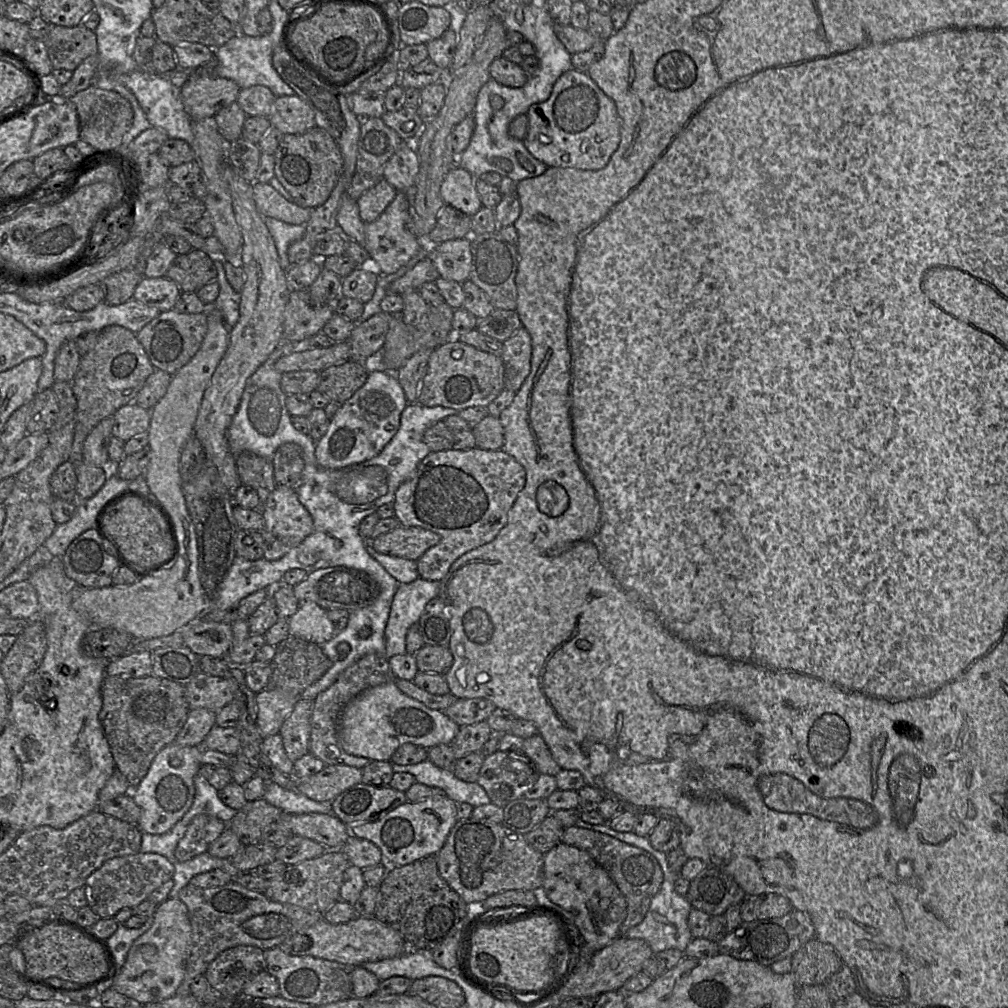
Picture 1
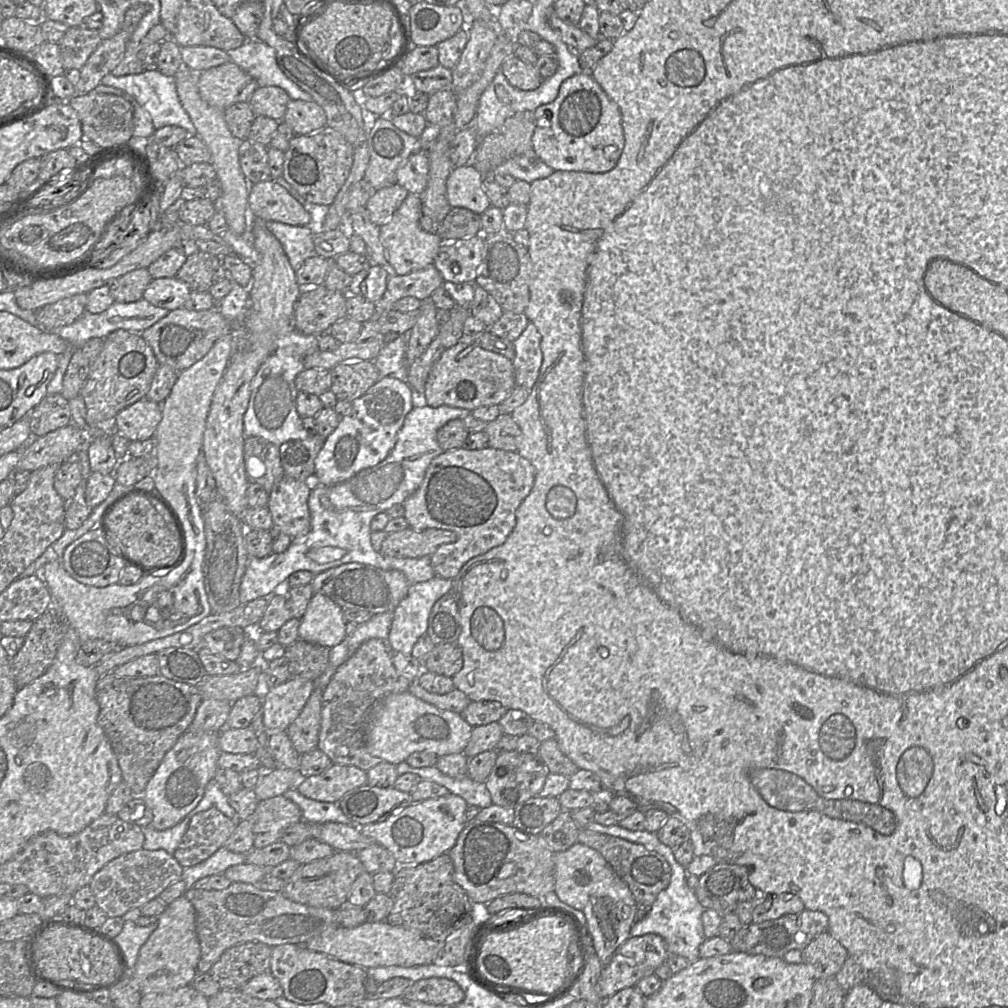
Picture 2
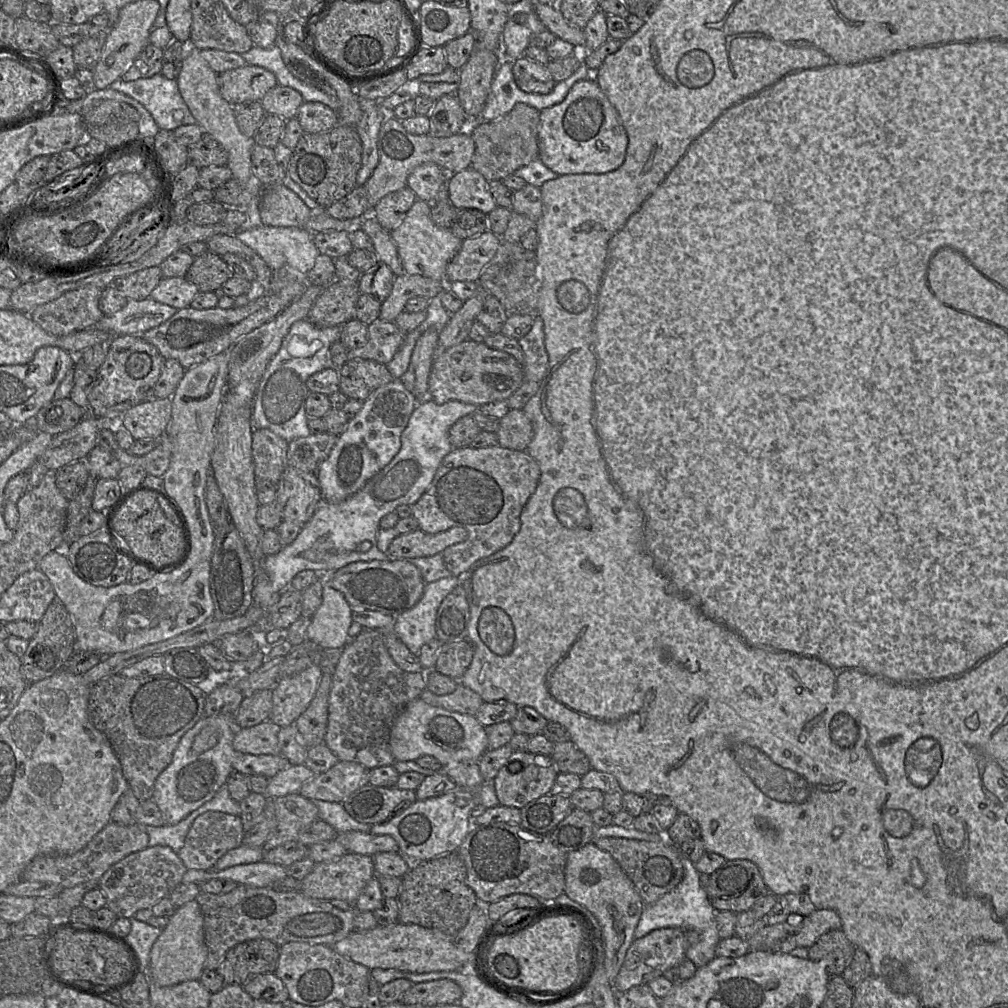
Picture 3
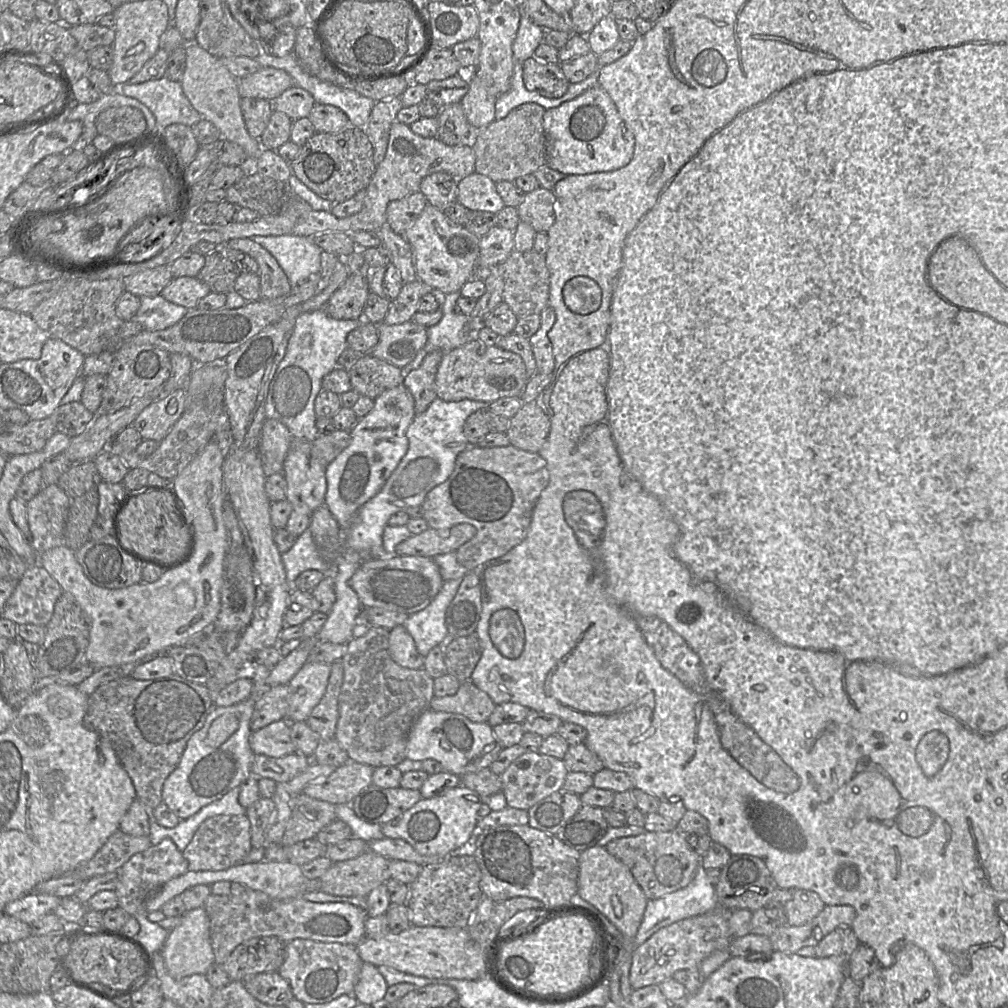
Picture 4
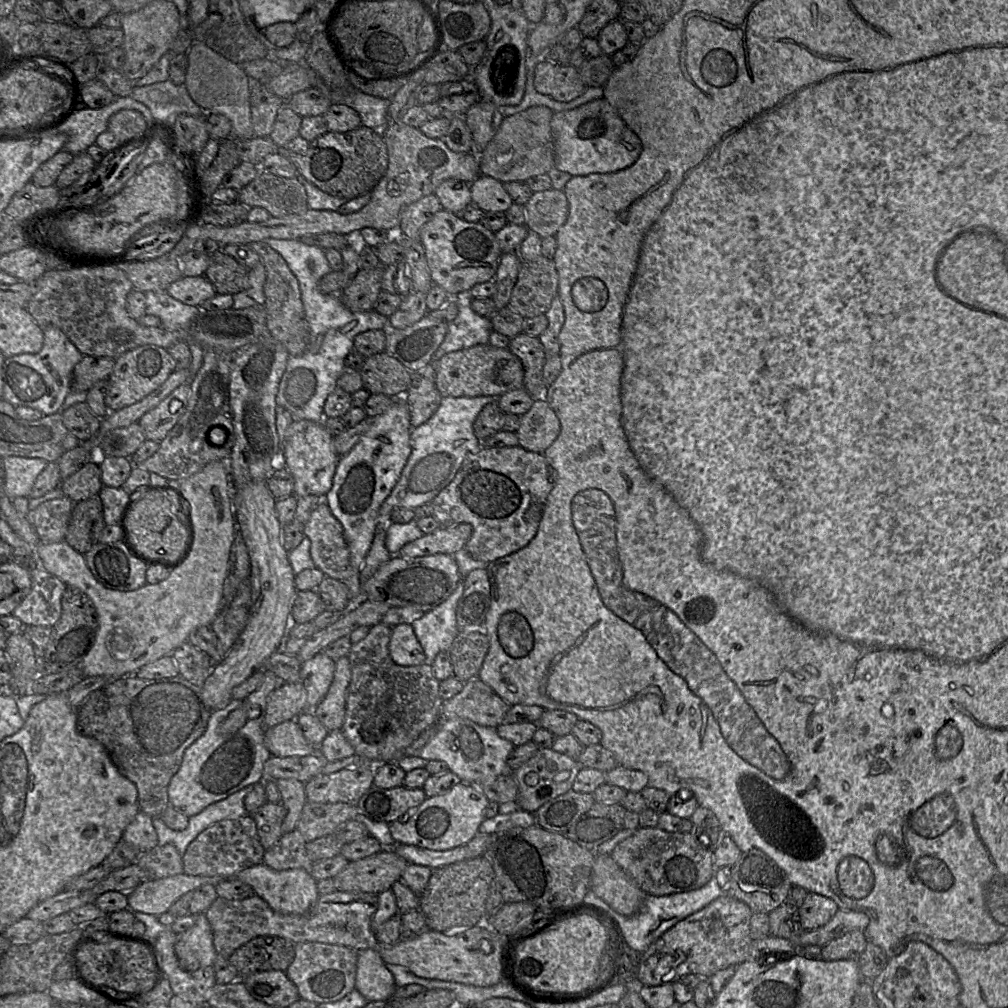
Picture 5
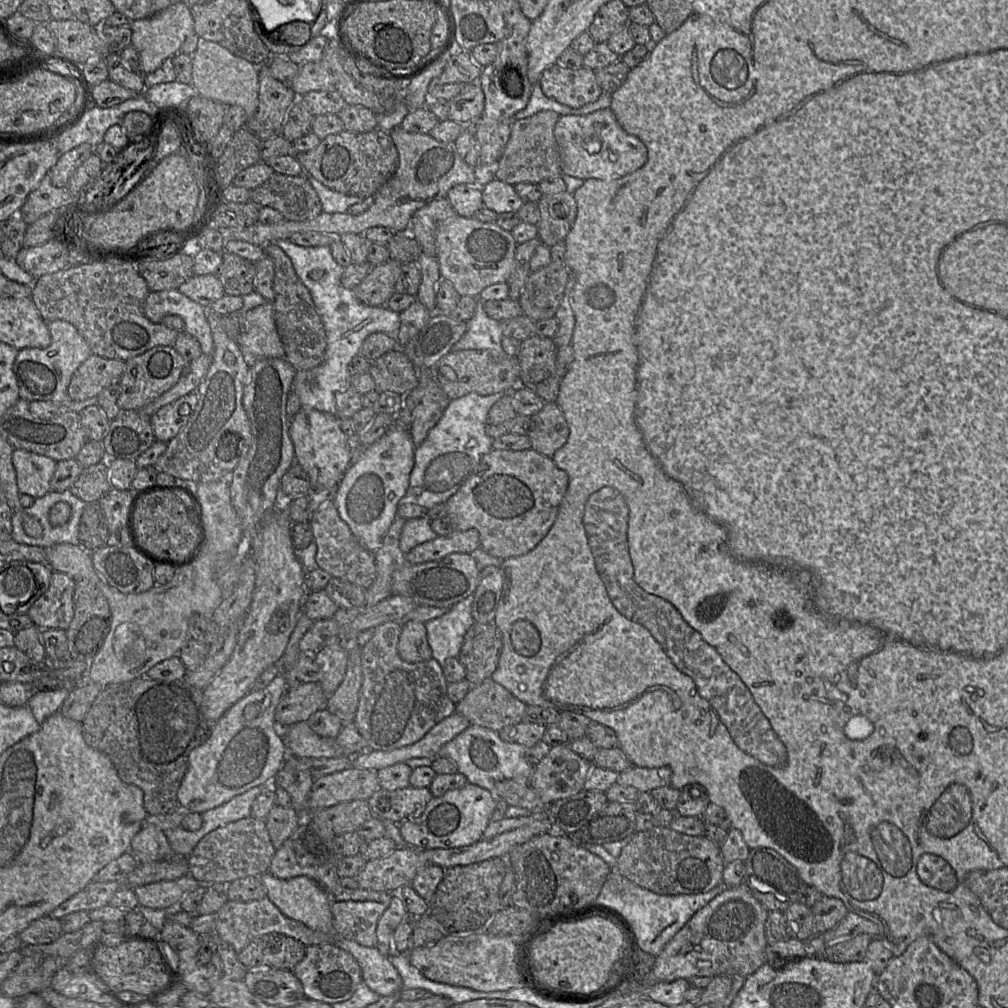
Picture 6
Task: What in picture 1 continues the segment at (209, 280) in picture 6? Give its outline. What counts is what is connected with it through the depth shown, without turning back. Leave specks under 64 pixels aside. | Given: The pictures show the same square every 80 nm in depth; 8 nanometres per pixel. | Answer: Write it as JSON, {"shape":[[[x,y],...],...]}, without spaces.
{"shape":[[[144,277],[135,288],[133,299],[157,308],[162,313],[174,308],[181,293],[178,285],[166,277]]]}

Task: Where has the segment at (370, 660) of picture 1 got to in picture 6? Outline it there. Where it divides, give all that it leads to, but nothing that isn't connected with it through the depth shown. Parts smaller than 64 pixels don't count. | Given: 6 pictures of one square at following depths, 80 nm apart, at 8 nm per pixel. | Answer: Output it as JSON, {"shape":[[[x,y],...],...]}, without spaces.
{"shape":[[[403,624],[378,625],[373,637],[360,648],[363,681],[353,723],[366,740],[368,750],[391,751],[412,745],[456,710],[456,704],[447,695],[448,682],[438,661],[431,658],[409,663],[399,656],[397,645]]]}

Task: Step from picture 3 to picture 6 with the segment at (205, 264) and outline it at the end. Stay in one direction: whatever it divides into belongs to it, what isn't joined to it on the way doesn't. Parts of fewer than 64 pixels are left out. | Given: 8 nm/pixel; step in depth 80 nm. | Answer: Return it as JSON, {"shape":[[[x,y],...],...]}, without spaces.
{"shape":[[[222,252],[223,261],[215,274],[225,295],[244,296],[254,292],[255,263],[236,254]]]}

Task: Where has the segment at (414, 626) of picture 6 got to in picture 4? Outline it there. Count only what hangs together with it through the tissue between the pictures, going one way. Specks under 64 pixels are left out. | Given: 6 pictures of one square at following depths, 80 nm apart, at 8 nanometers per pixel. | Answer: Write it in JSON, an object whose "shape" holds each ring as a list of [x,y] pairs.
{"shape":[[[403,625],[389,630],[389,653],[400,666],[409,669],[423,667],[424,658],[417,650],[414,639]]]}

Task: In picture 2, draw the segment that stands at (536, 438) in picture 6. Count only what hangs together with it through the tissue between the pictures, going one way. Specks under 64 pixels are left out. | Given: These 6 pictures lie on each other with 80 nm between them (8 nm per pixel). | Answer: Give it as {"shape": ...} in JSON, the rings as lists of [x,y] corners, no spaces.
{"shape":[[[500,414],[487,423],[484,432],[488,436],[488,447],[517,452],[521,430],[510,414]]]}

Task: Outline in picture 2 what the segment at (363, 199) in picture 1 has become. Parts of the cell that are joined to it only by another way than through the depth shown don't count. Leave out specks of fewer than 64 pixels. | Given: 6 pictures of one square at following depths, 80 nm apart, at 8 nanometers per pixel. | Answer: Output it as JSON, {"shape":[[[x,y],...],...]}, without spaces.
{"shape":[[[398,184],[375,190],[369,198],[365,210],[370,220],[380,227],[390,220],[408,195],[409,192]]]}

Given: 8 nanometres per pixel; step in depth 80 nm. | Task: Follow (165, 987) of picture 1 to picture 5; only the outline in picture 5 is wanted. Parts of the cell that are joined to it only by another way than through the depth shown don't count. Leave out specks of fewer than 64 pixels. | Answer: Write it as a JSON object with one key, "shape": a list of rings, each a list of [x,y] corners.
{"shape":[[[205,912],[197,914],[195,924],[177,935],[175,953],[182,969],[193,972],[214,964],[217,953]]]}

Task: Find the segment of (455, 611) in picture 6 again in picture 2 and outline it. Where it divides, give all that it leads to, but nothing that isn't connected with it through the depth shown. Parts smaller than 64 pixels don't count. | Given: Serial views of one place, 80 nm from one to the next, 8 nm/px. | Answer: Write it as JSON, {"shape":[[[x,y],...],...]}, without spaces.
{"shape":[[[440,577],[411,584],[407,595],[393,611],[388,635],[388,645],[392,652],[411,654],[417,640],[427,632],[433,605],[451,588],[452,579]]]}

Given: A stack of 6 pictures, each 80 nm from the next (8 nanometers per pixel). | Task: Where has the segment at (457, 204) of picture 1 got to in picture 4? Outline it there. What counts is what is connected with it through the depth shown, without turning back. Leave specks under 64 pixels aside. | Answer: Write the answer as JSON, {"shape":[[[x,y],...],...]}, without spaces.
{"shape":[[[476,171],[458,180],[456,201],[469,210],[495,214],[505,207],[497,192],[496,183]]]}

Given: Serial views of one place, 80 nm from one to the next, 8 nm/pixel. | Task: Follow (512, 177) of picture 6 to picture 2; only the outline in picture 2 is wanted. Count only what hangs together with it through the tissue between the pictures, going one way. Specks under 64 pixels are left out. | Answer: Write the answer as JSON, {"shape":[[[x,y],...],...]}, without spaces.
{"shape":[[[533,111],[517,112],[508,117],[501,127],[478,141],[470,165],[485,177],[489,176],[504,162],[533,149],[535,127]]]}

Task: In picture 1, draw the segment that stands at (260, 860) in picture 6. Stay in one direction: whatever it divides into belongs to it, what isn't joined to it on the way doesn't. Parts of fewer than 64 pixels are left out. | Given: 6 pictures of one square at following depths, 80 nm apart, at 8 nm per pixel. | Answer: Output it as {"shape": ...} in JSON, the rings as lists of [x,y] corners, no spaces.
{"shape":[[[196,815],[189,823],[184,836],[175,849],[176,862],[185,862],[206,853],[209,845],[227,828],[227,823],[207,815]]]}

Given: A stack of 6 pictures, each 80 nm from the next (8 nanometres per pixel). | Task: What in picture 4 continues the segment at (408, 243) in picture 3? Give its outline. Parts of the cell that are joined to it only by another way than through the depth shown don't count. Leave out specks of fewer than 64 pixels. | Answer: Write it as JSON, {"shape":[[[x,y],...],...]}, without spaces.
{"shape":[[[431,204],[401,236],[409,243],[417,278],[434,291],[458,292],[466,282],[477,277],[480,237],[463,225],[451,223],[444,213]]]}

